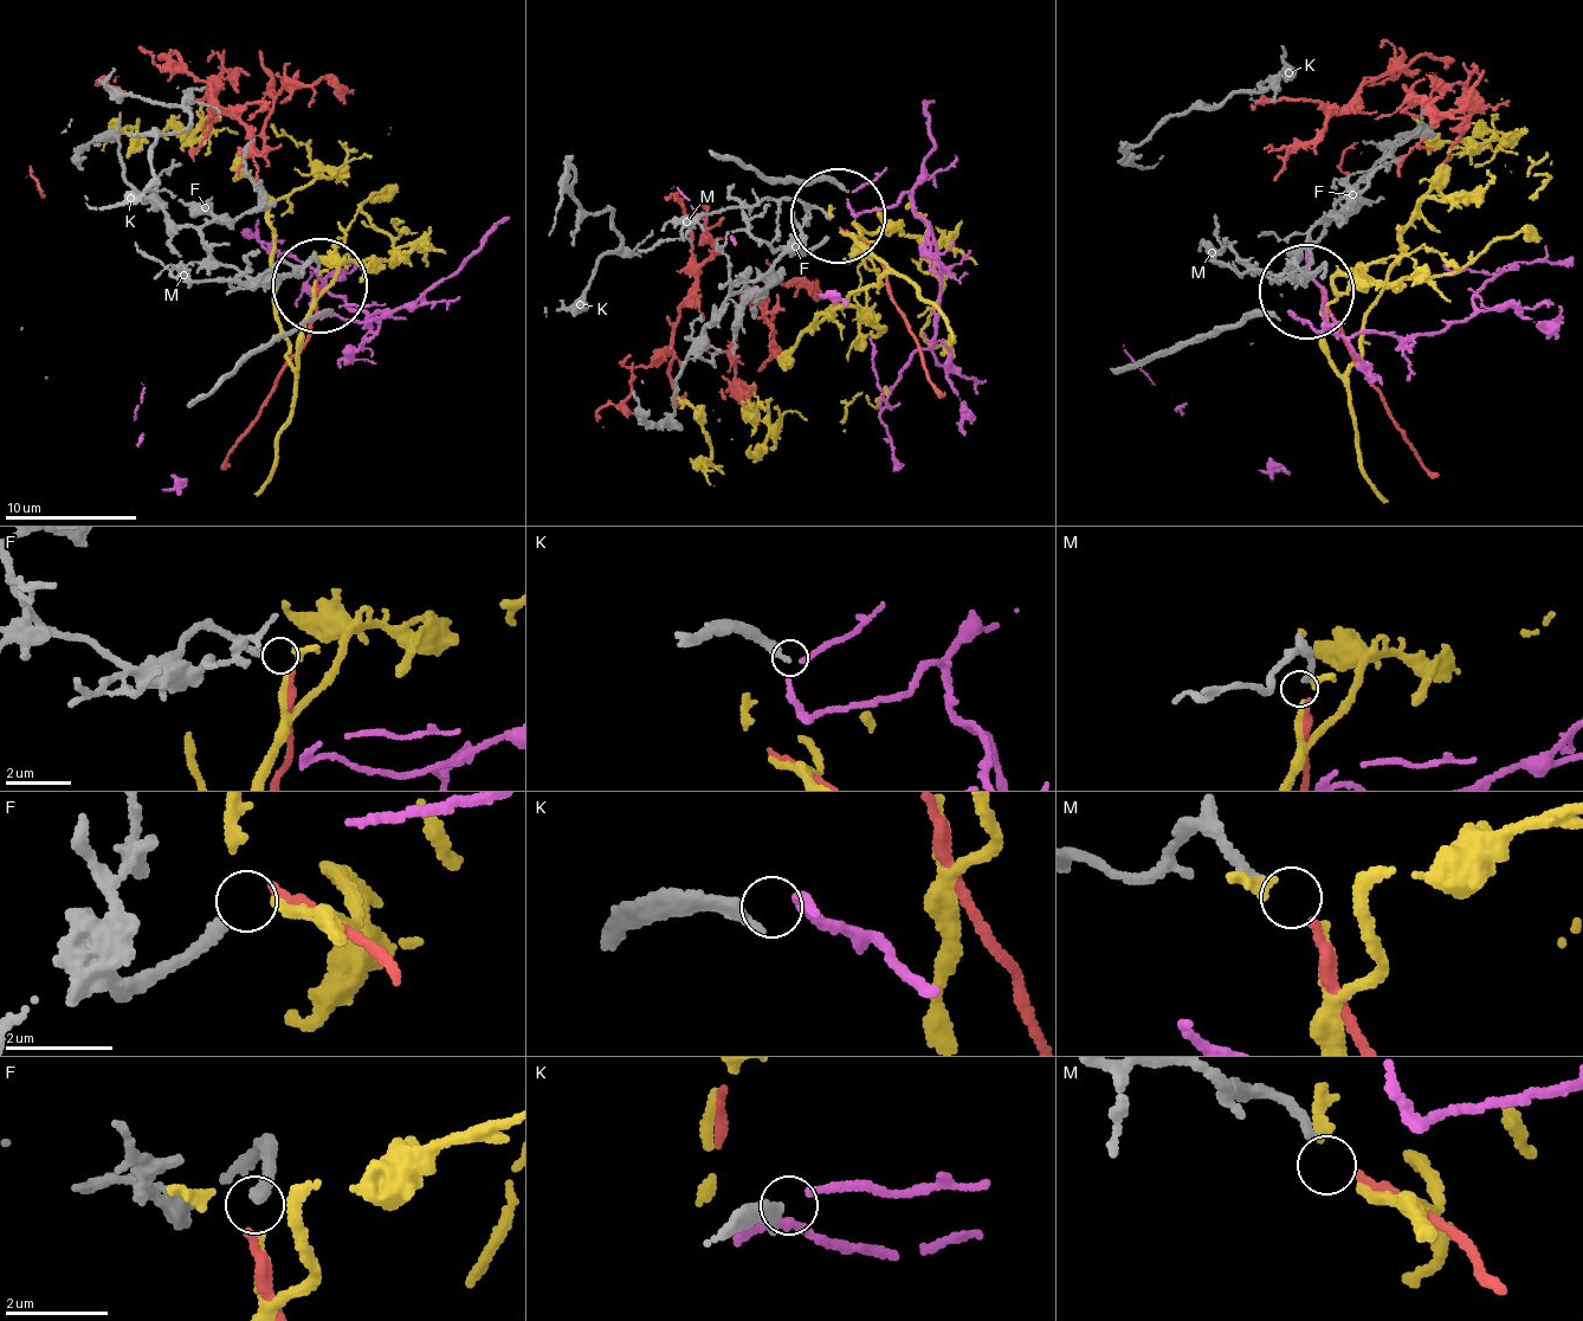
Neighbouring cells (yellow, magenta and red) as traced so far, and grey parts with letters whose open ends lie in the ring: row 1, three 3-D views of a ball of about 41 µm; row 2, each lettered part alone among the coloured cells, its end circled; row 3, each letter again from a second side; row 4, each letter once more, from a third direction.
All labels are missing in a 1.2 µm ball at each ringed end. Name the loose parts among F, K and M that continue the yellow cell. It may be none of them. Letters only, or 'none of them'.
F

